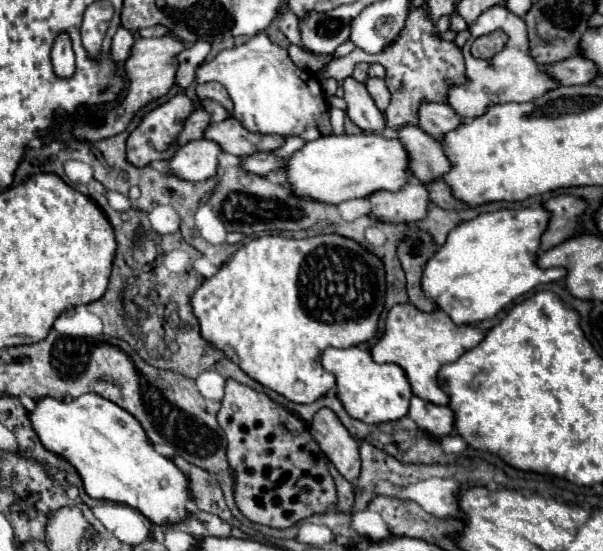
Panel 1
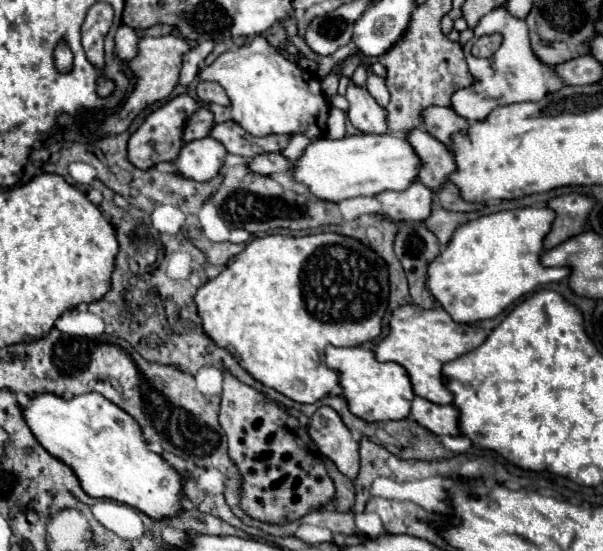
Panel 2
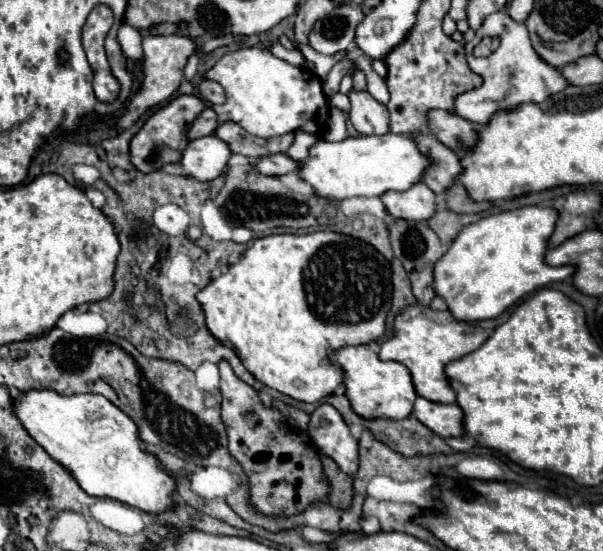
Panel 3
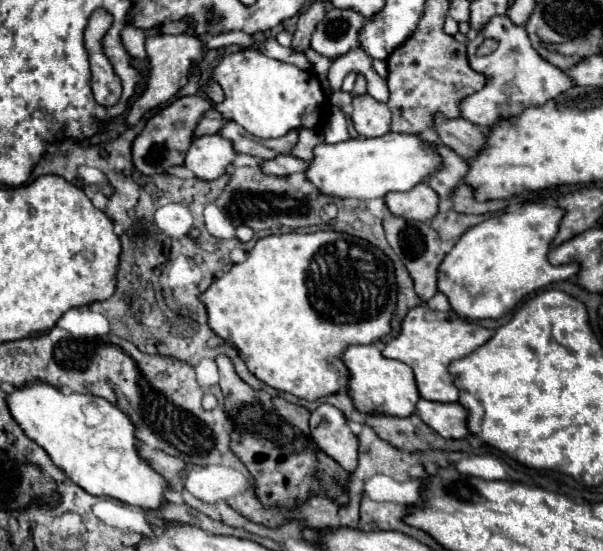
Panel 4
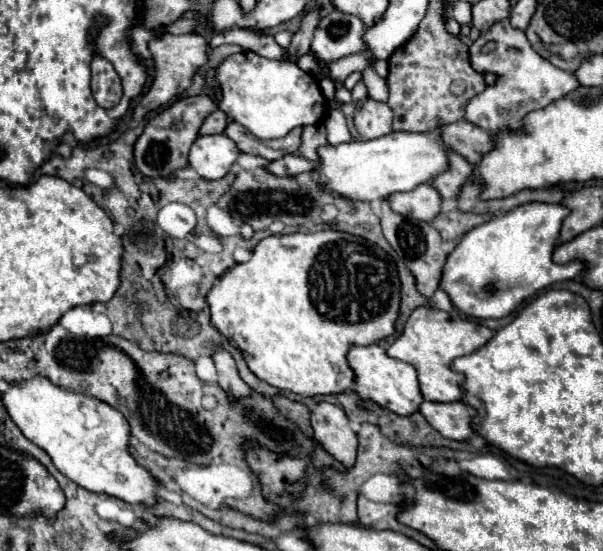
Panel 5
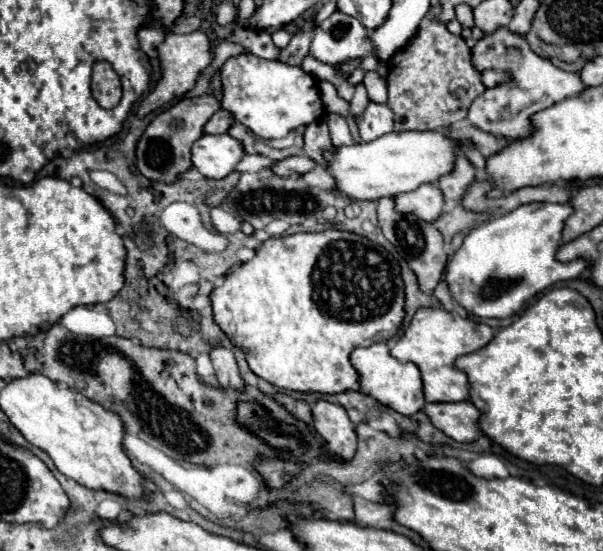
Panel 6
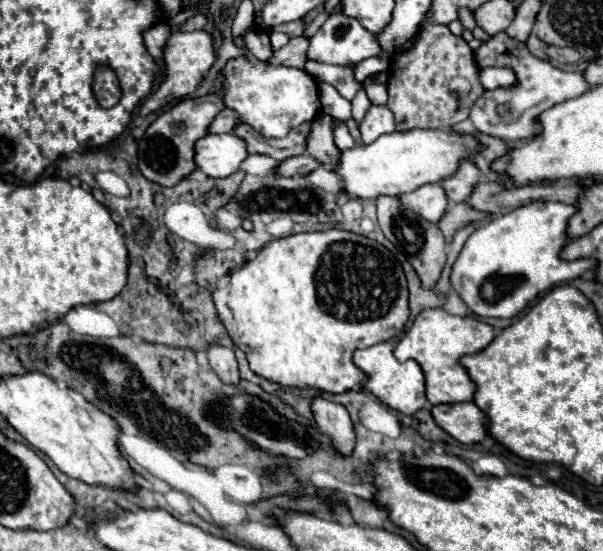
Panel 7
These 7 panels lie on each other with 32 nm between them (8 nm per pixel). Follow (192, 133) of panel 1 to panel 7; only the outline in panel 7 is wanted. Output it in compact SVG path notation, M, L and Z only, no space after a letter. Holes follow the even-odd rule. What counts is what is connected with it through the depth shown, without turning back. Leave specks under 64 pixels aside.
M224 108L224 110L216 116L216 120L212 122L210 132L212 132L212 134L232 132L234 126L238 126L238 124L240 124L240 116L238 116L238 112L232 110L232 108Z

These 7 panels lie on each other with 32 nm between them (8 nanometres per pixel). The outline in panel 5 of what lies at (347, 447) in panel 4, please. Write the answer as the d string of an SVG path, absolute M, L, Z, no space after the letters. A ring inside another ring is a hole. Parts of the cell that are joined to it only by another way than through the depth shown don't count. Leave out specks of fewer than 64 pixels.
M320 402L312 410L312 428L314 438L340 462L348 468L352 460L356 460L358 438L350 428L350 420L346 412L328 402Z

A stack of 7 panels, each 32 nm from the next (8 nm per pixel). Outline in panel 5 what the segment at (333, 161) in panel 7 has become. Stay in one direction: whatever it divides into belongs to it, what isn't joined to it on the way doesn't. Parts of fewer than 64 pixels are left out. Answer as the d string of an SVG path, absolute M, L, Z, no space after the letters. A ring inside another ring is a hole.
M314 124L314 126L306 126L302 132L302 146L300 146L300 154L312 162L318 162L318 148L320 146L328 146L328 138L326 138L326 126L324 124Z

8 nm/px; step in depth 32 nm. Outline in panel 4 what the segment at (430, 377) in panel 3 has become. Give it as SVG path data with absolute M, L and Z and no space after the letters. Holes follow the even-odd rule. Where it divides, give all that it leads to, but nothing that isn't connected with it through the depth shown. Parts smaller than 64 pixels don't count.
M422 304L422 306L412 308L412 312L408 312L408 316L404 318L404 324L402 324L402 332L392 342L386 344L382 354L386 358L404 362L414 370L418 390L424 400L456 402L460 392L454 384L456 376L448 372L450 362L474 352L476 348L486 344L490 340L490 336L492 336L492 332L488 328L482 328L476 322L464 320L452 310L438 312L438 310L432 310L426 304Z

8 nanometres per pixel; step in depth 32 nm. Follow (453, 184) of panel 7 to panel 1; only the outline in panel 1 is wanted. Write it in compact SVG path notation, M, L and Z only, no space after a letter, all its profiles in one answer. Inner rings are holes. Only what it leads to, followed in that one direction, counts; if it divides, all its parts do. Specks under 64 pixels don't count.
M418 126L402 128L398 138L412 156L412 170L418 182L432 184L452 168L448 156L444 154L442 144L436 138L428 136L422 128Z

